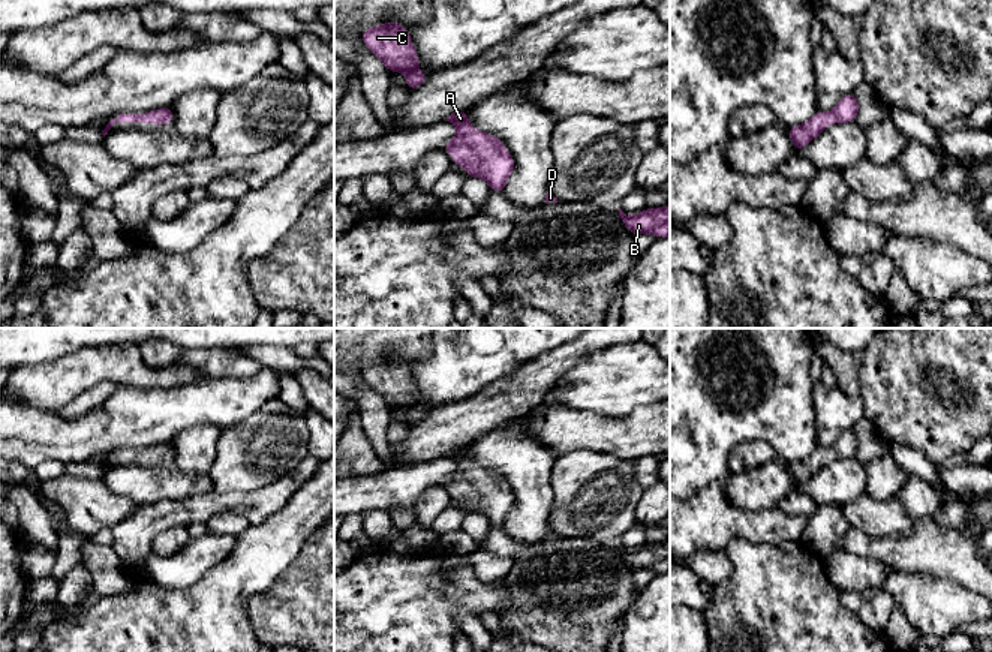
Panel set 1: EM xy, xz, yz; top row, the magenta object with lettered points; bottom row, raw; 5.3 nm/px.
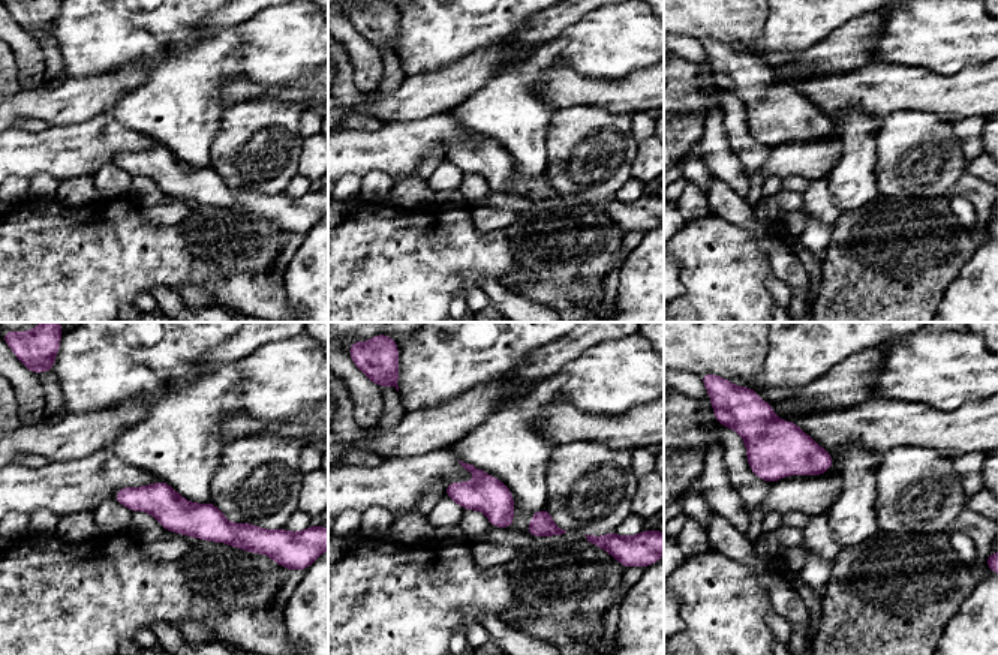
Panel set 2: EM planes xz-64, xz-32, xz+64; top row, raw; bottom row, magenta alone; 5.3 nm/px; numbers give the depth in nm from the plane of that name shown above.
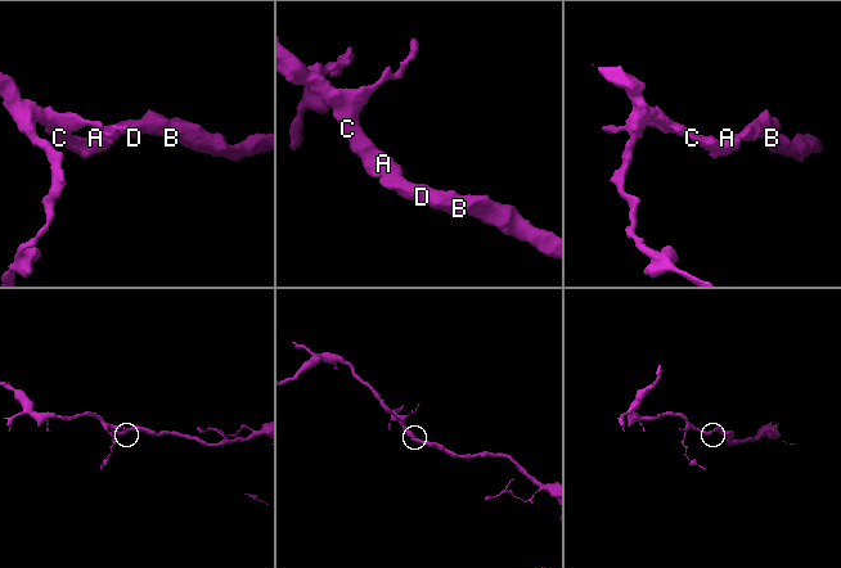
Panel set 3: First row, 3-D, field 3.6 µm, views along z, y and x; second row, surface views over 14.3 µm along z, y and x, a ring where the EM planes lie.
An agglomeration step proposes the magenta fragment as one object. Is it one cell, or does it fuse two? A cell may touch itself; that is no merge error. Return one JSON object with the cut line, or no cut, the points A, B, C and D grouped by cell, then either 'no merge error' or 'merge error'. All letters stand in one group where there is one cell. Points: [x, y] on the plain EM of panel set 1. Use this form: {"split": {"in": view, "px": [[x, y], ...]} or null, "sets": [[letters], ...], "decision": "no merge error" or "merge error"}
{"split": null, "sets": [["A", "B", "C", "D"]], "decision": "no merge error"}

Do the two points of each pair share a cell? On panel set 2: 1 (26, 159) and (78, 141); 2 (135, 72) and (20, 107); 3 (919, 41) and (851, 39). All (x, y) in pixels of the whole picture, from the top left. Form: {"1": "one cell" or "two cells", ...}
{"1": "one cell", "2": "one cell", "3": "two cells"}

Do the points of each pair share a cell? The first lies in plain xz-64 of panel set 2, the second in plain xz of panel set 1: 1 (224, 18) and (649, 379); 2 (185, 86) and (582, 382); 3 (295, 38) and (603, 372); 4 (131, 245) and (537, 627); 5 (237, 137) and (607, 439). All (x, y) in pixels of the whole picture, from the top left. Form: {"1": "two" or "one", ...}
{"1": "two", "2": "two", "3": "one", "4": "two", "5": "two"}

